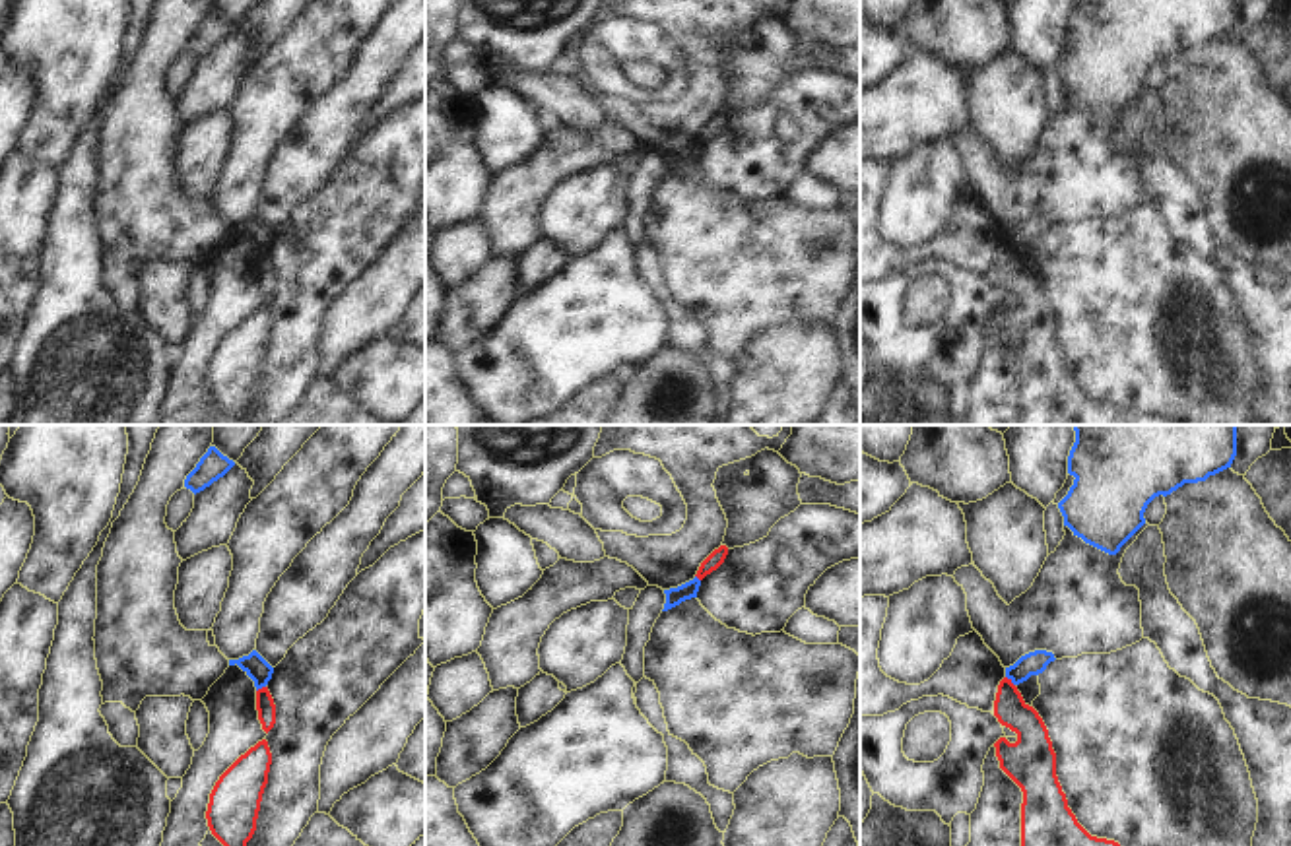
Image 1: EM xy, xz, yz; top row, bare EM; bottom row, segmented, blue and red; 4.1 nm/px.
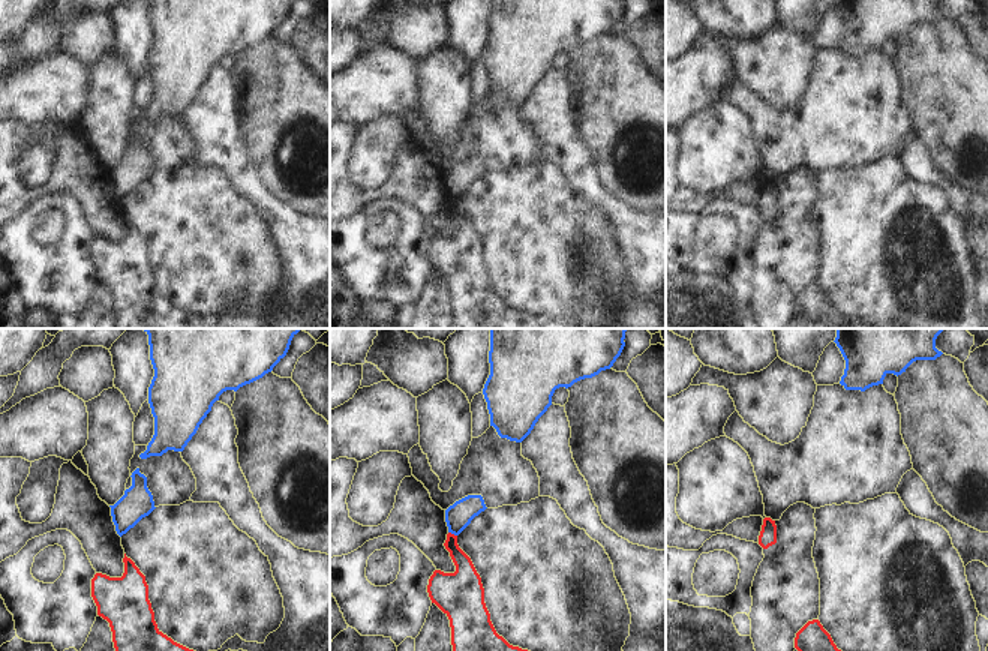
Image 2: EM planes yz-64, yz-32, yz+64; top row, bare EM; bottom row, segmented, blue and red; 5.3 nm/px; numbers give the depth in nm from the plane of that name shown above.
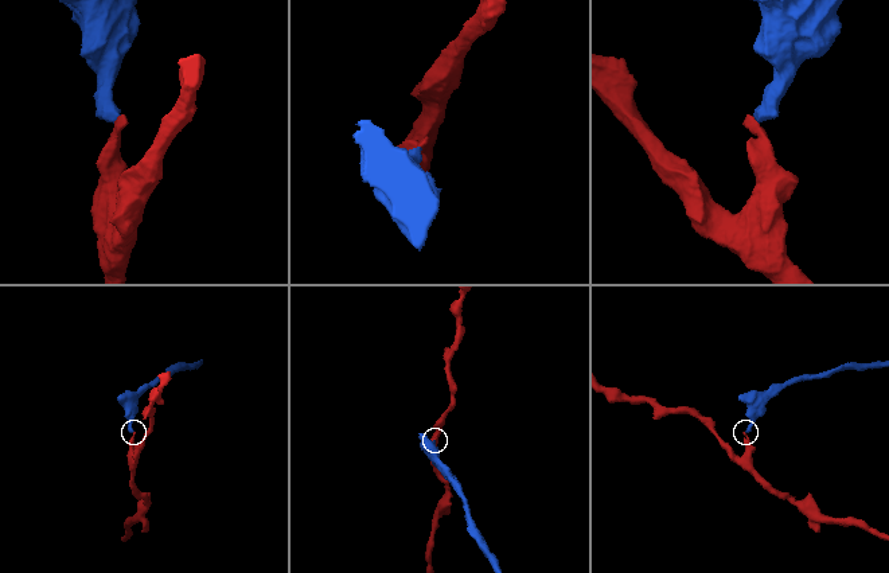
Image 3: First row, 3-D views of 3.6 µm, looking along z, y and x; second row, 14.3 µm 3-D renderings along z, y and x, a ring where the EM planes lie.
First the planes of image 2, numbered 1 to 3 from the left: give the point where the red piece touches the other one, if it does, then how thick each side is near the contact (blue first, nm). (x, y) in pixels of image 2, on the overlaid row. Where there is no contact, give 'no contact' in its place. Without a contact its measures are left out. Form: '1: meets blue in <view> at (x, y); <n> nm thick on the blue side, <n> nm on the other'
1: no contact
2: meets blue in yz-32 at (453, 533); 140 nm thick on the blue side, 140 nm on the other
3: no contact

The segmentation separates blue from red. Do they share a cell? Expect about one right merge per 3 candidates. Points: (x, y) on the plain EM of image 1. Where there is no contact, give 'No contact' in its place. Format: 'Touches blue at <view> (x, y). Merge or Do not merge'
Touches blue at yz (1012, 247). Do not merge.

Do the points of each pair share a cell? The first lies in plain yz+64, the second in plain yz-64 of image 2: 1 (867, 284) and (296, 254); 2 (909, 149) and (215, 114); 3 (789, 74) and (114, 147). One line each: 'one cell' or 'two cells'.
1: two cells
2: one cell
3: one cell

